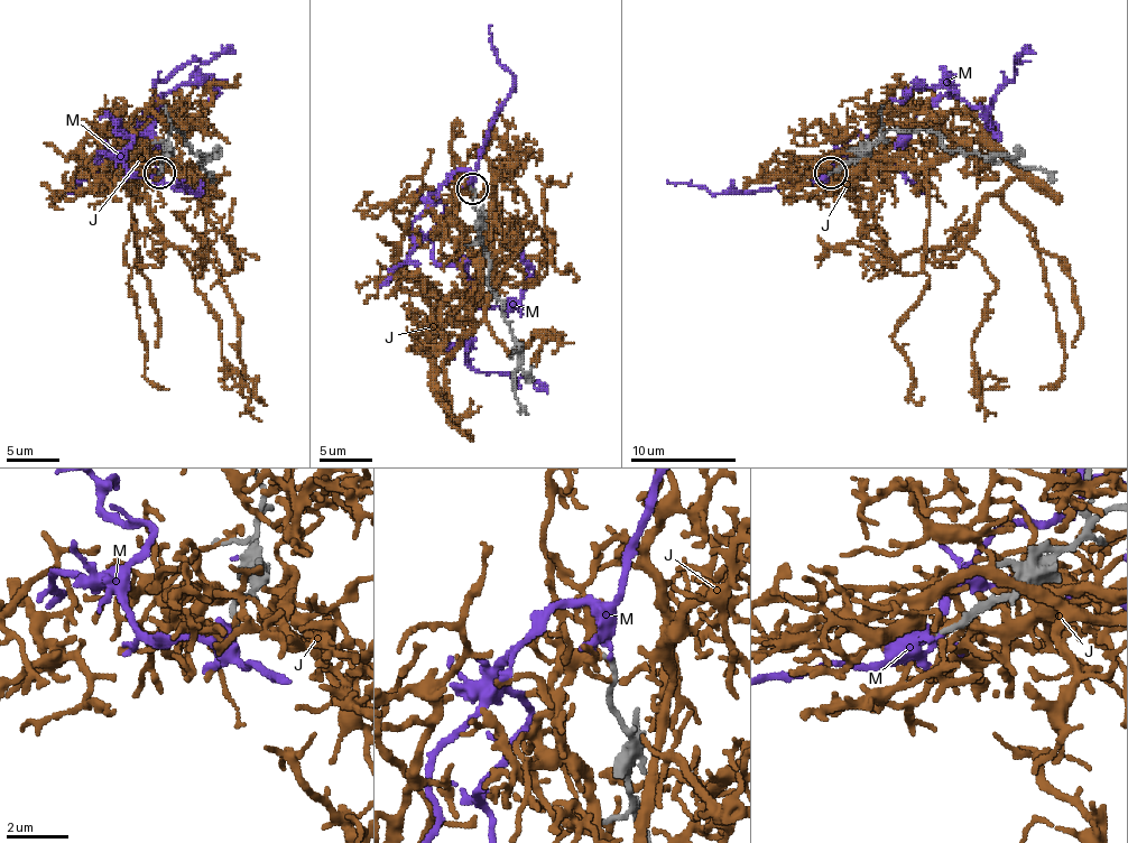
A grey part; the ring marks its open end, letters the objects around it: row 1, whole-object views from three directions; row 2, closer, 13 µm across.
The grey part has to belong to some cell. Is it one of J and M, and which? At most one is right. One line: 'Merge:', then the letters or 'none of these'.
Merge: none of these

